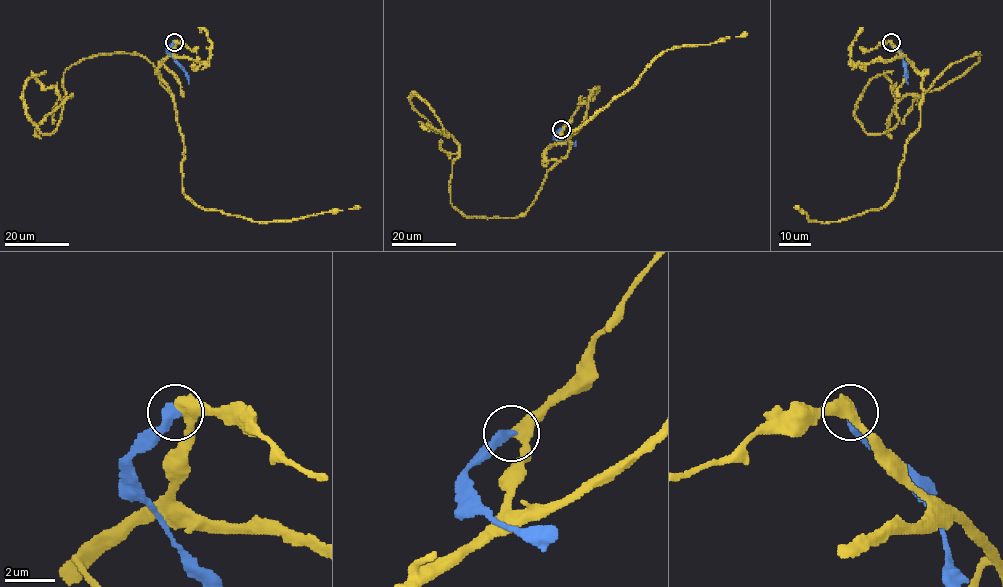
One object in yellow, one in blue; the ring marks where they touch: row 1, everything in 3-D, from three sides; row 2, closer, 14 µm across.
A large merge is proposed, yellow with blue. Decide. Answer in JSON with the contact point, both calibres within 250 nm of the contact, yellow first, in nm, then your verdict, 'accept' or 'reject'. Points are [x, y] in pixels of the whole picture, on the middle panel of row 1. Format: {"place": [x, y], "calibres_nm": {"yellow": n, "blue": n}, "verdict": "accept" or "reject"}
{"place": [561, 129], "calibres_nm": {"yellow": 400, "blue": 400}, "verdict": "reject"}

